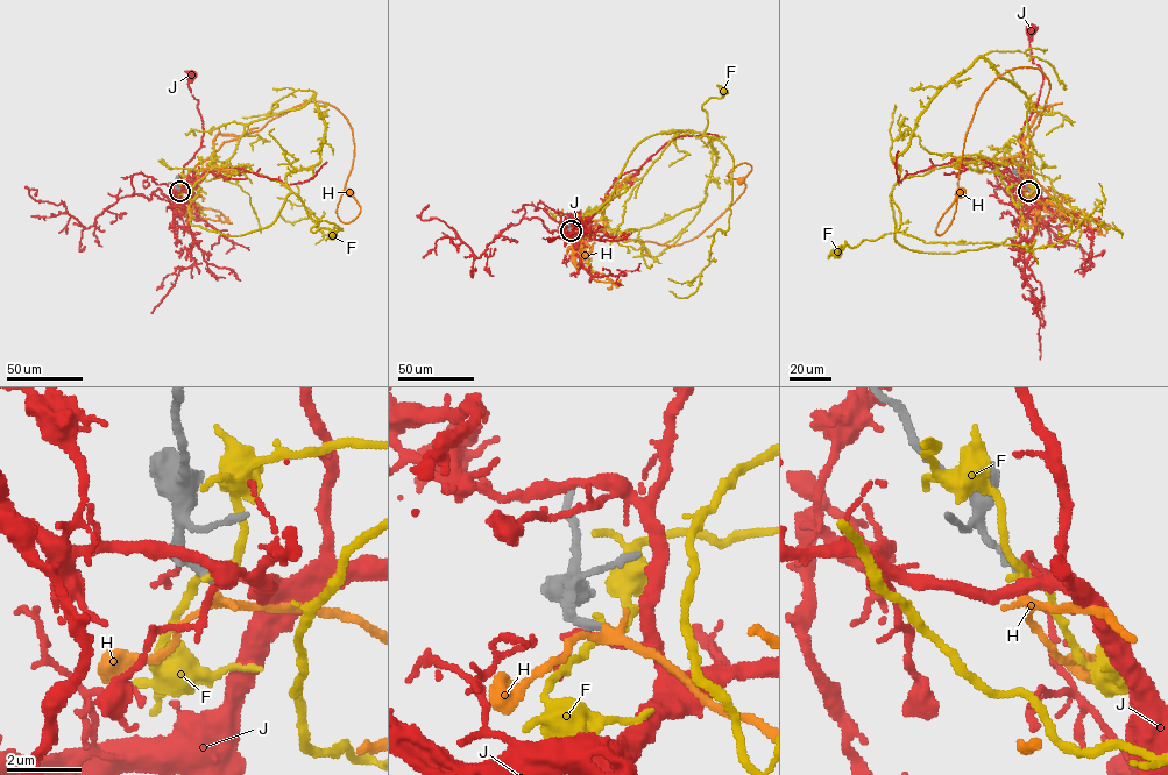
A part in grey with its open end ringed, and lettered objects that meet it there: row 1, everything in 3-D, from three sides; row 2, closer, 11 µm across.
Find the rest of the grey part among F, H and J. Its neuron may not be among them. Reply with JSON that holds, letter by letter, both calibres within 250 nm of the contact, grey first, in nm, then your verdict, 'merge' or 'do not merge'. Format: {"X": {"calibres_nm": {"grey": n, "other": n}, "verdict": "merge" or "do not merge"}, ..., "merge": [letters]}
{"F": {"calibres_nm": {"grey": 260, "other": 180}, "verdict": "do not merge"}, "H": {"calibres_nm": {"grey": 240, "other": 200}, "verdict": "merge"}, "J": {"calibres_nm": {"grey": 300, "other": 170}, "verdict": "do not merge"}, "merge": ["H"]}

